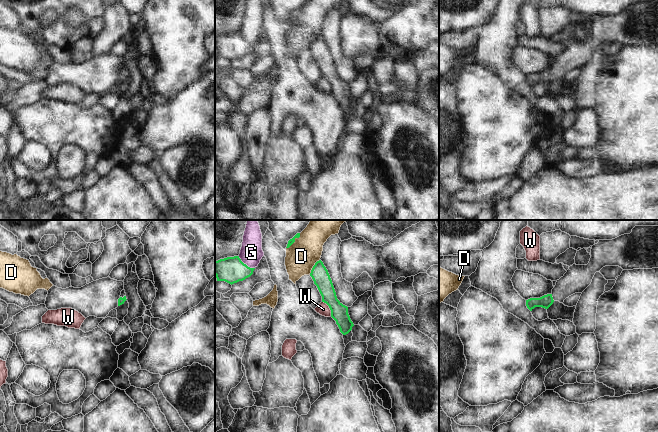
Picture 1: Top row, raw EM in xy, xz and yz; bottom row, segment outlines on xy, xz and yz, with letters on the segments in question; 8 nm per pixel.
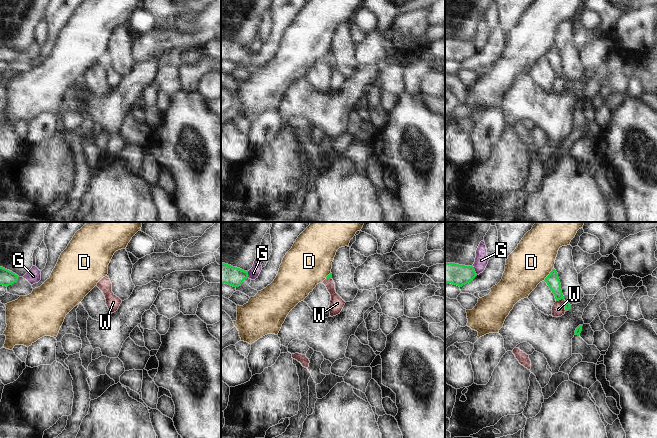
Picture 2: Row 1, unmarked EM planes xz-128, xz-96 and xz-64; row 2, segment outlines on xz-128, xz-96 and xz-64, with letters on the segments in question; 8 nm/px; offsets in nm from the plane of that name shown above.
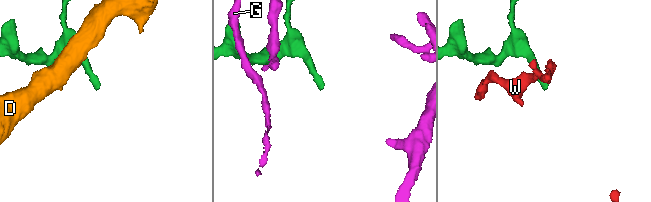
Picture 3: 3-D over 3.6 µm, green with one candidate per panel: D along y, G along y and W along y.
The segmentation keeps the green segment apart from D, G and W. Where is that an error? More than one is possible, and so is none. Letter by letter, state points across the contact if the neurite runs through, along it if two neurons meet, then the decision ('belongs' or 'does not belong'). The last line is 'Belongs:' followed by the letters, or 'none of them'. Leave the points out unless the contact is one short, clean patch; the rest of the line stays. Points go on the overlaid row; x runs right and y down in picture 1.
D: along xz (300, 233), (286, 248) | does not belong
G: does not belong
W: along xz (322, 301), (328, 306), (331, 315) | does not belong
Belongs: none of them

